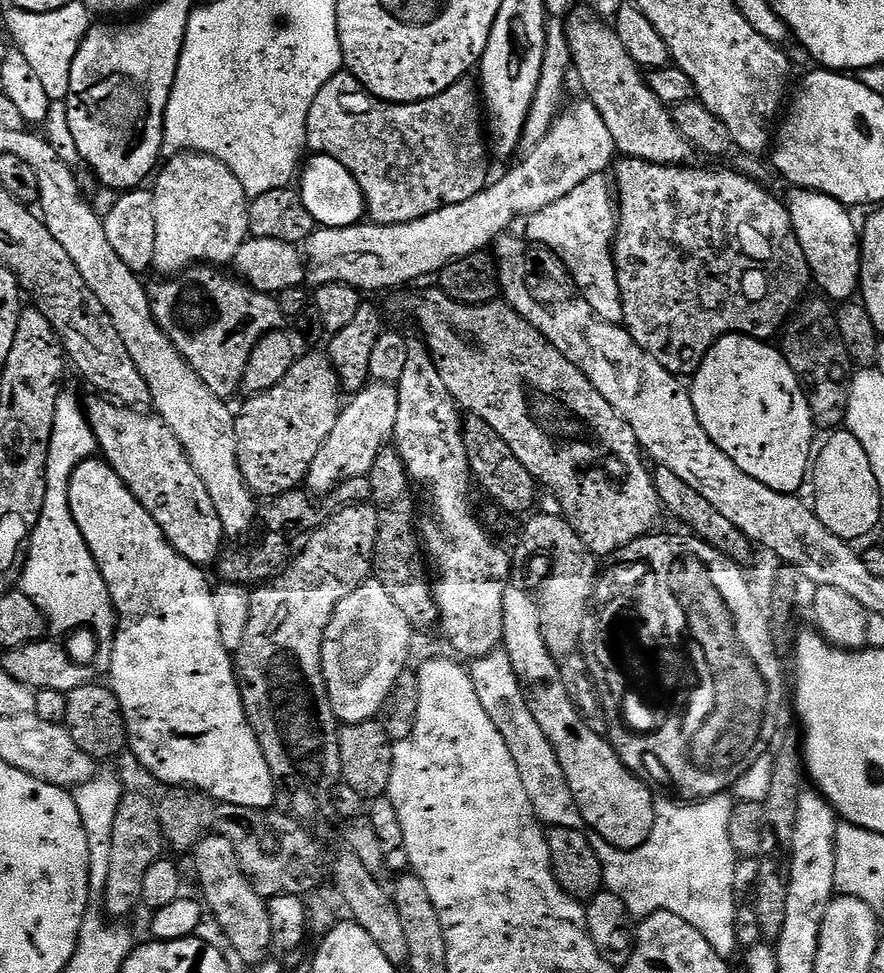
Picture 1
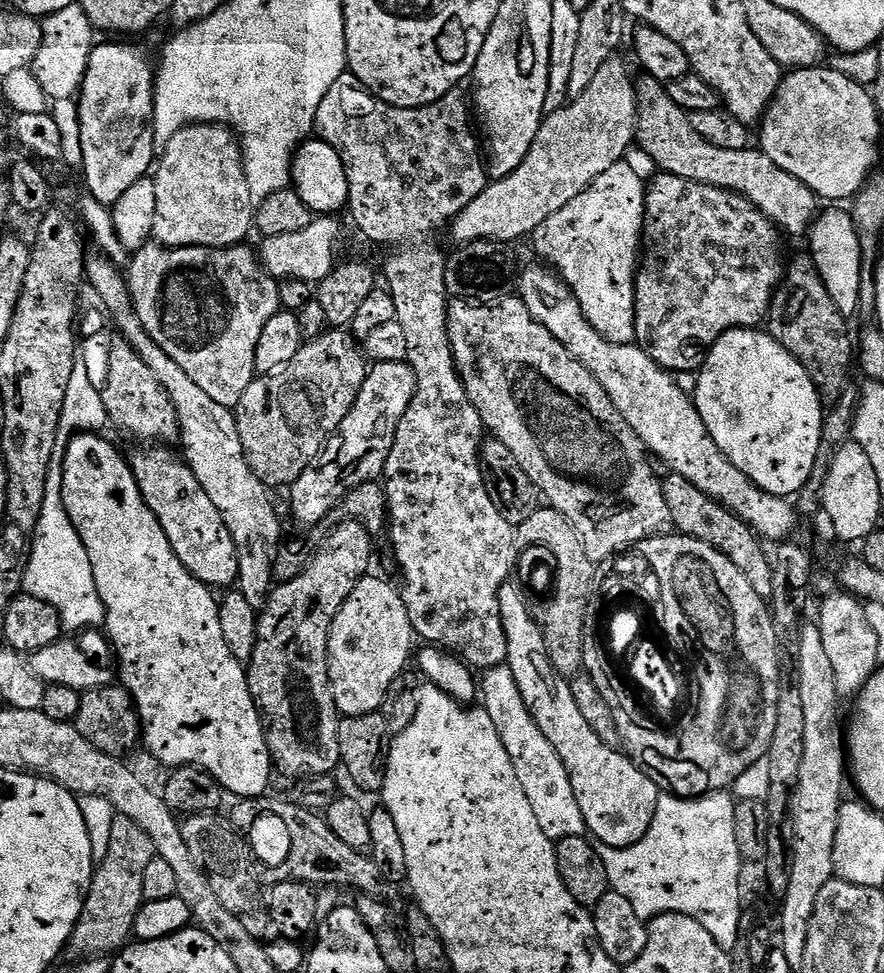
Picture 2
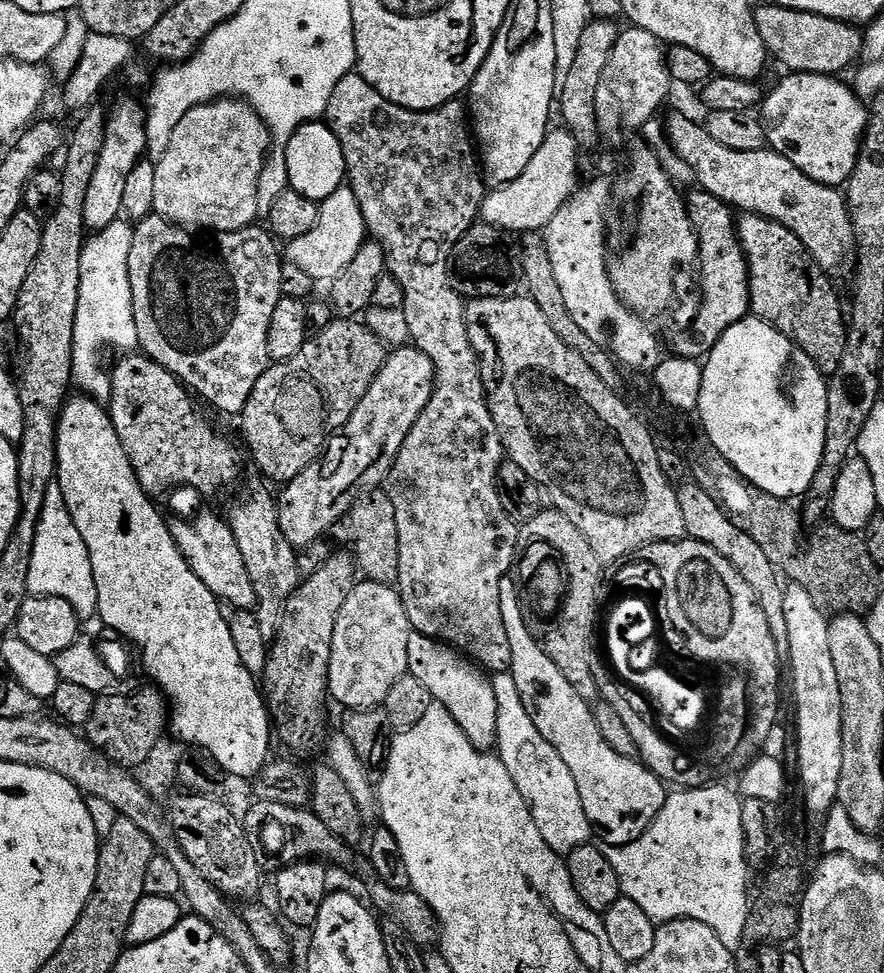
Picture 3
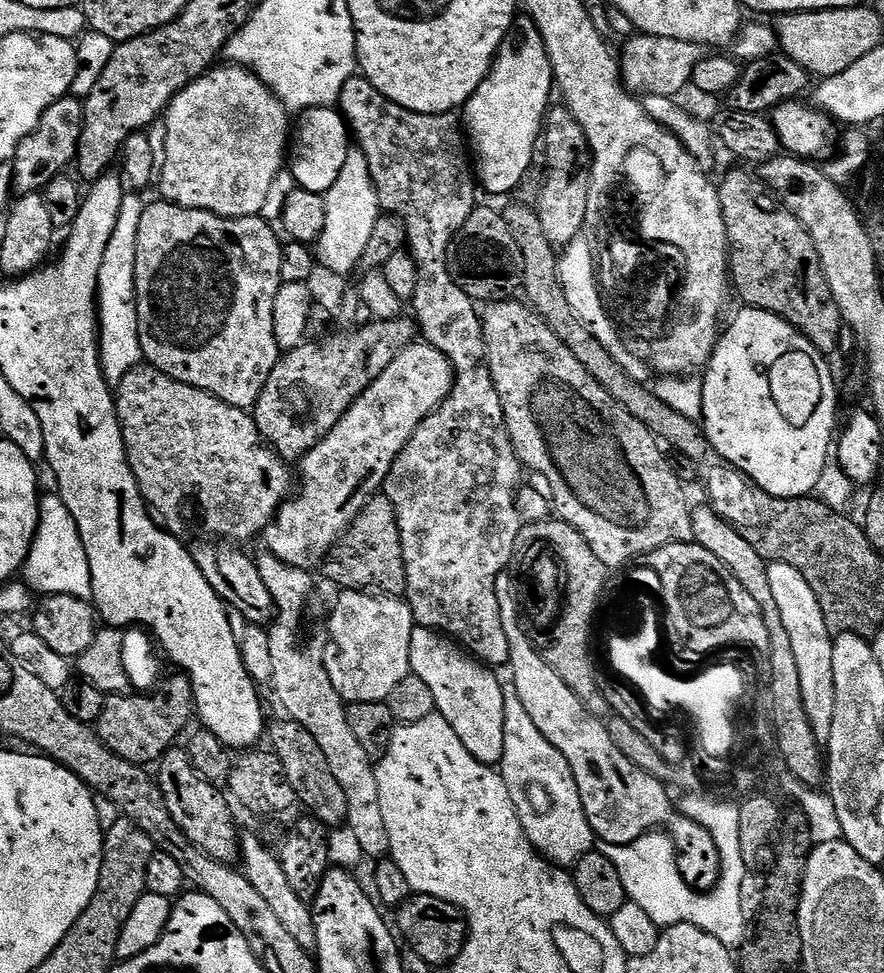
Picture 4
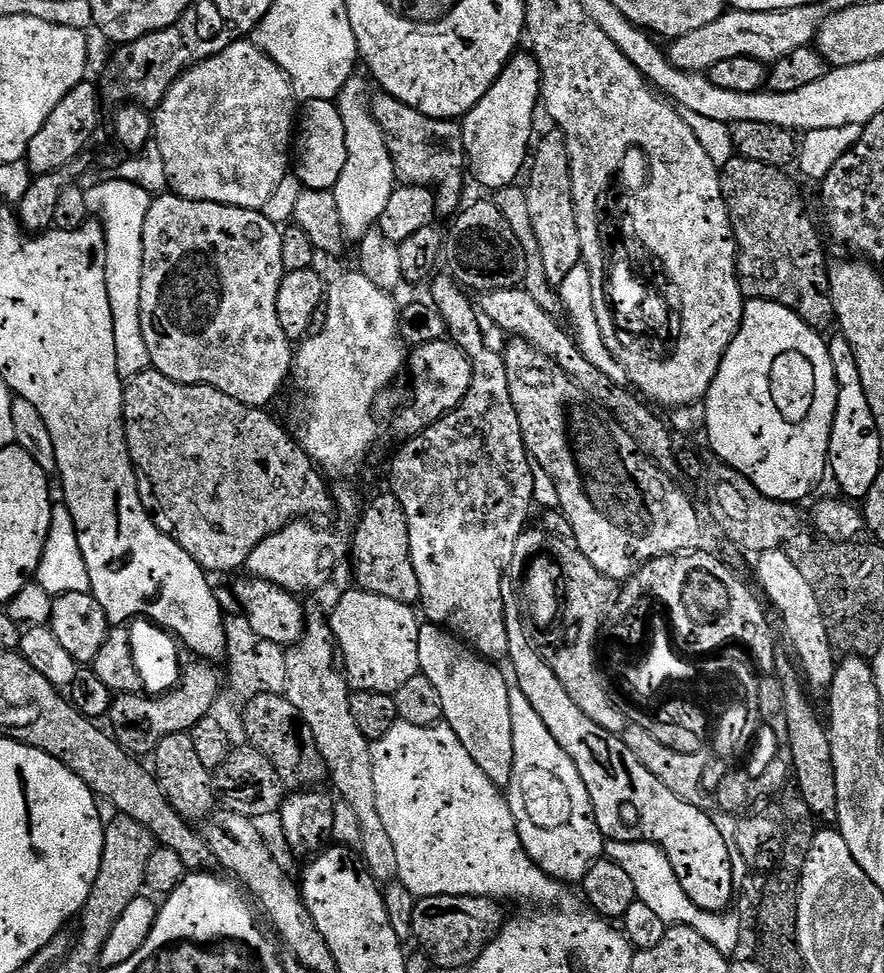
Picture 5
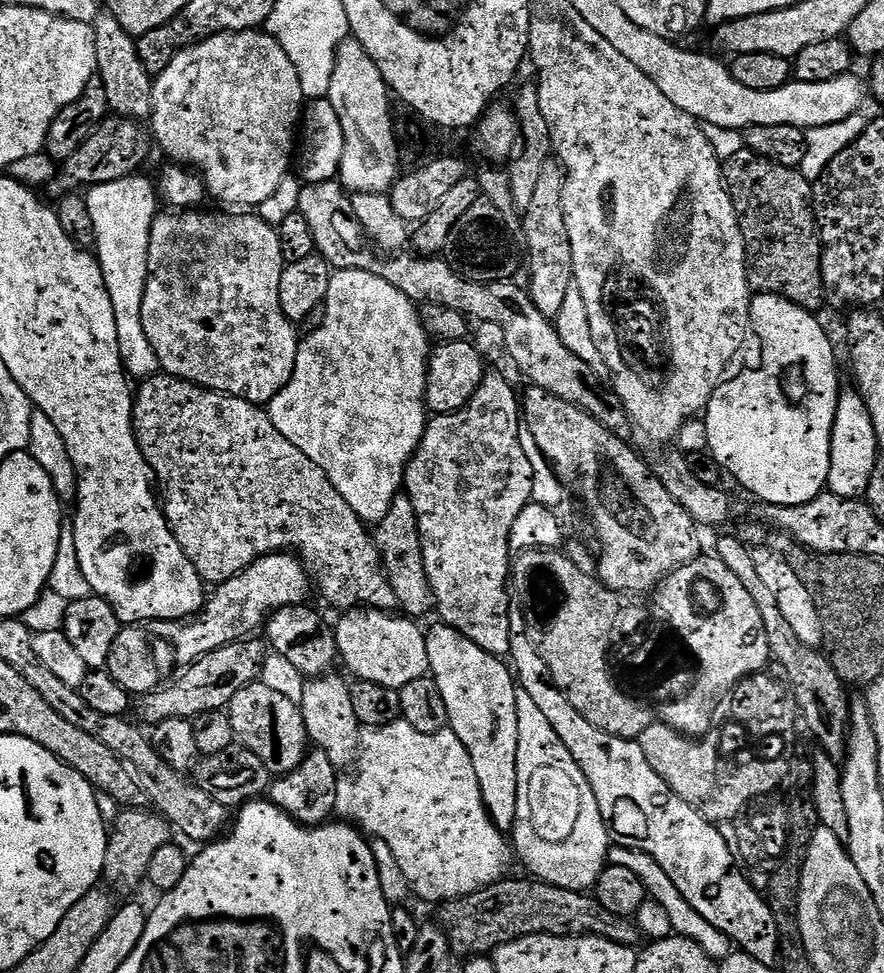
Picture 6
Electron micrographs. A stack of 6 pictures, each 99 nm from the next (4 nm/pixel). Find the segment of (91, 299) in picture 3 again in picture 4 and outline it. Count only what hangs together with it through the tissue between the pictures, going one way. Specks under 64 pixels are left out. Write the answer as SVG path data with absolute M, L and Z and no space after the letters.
M125 195L122 202L122 210L118 210L118 226L114 226L114 235L110 237L110 246L106 246L106 258L102 258L102 270L98 270L98 290L96 291L96 307L100 317L100 365L102 366L102 374L106 378L106 382L113 386L122 382L122 378L126 378L130 374L130 370L134 370L141 361L144 360L144 351L140 345L140 335L138 334L138 310L136 309L136 275L134 274L134 262L136 261L136 247L138 246L138 225L142 222L142 214L144 213L145 201L139 200L139 195Z

